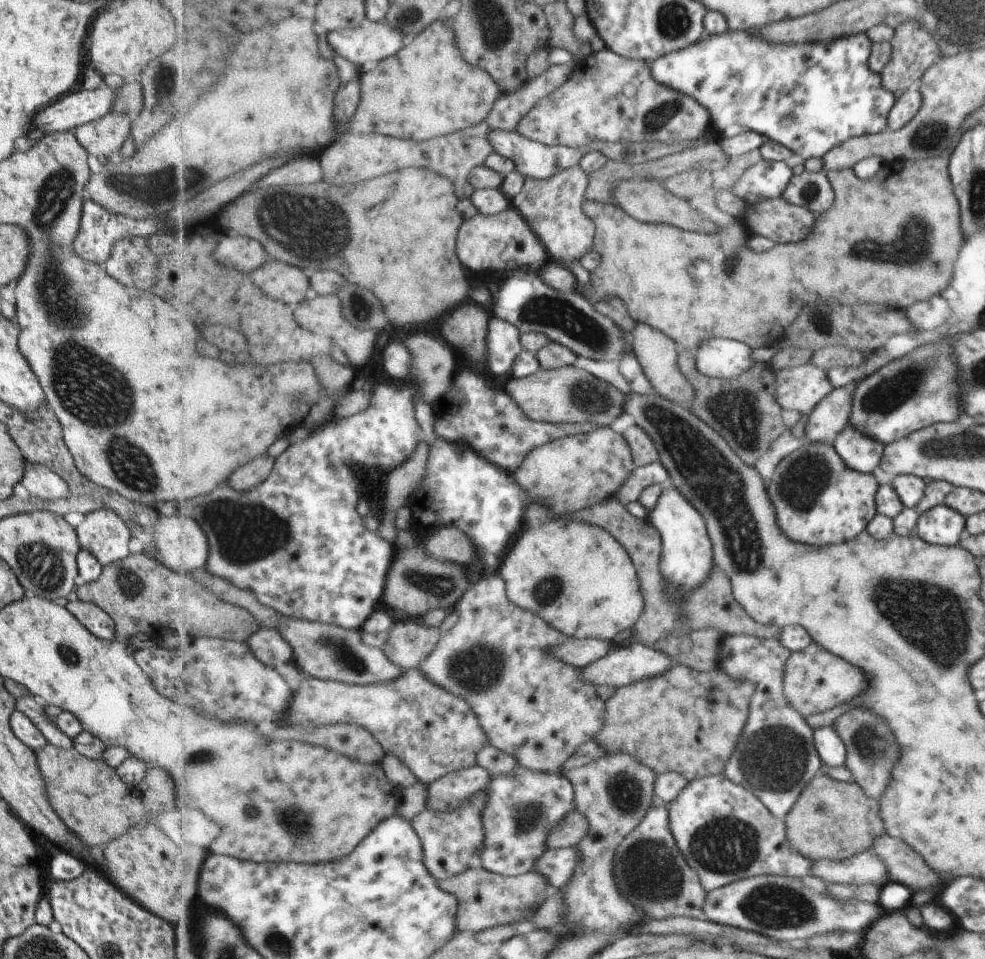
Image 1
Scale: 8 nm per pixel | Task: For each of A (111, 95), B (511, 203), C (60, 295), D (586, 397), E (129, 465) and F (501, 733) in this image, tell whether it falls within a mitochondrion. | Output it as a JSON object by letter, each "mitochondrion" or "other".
{"A":"other","B":"other","C":"mitochondrion","D":"mitochondrion","E":"mitochondrion","F":"other"}

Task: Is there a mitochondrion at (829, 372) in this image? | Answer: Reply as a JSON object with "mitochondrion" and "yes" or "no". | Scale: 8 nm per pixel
{"mitochondrion":"no"}

